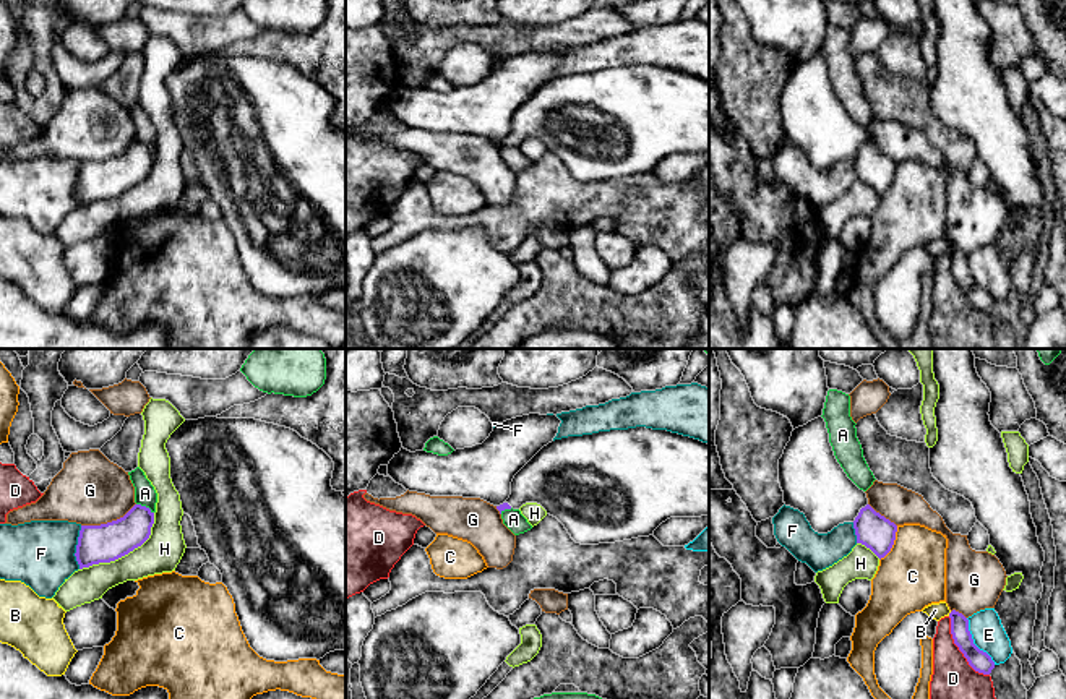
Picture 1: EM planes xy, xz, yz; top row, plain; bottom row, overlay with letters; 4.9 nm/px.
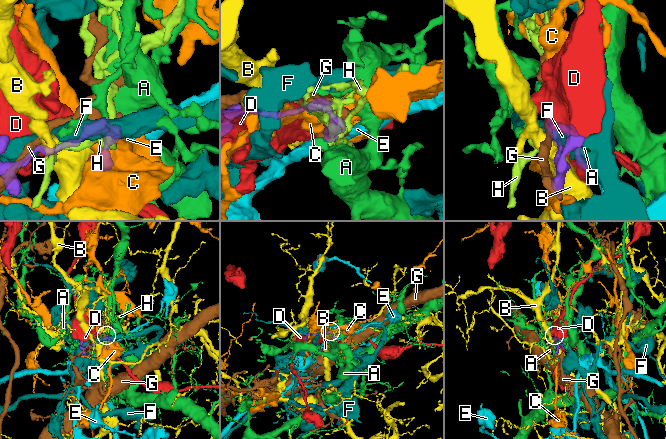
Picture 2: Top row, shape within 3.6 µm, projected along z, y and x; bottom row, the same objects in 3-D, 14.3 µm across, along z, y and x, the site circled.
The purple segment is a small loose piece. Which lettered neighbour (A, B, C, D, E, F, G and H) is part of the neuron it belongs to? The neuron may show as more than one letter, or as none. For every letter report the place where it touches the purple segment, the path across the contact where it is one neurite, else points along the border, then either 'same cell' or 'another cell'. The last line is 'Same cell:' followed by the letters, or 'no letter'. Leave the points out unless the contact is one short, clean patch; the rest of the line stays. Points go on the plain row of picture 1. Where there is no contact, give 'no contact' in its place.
A: contact xy (145, 143); another cell
B: contact yz (949, 250); another cell
C: contact yz (893, 180); another cell
D: contact yz (959, 286); another cell
E: contact yz (972, 279); another cell
F: contact xy (77, 184); another cell
G: contact xy (107, 159); another cell
H: contact xy (125, 190); another cell
Same cell: no letter

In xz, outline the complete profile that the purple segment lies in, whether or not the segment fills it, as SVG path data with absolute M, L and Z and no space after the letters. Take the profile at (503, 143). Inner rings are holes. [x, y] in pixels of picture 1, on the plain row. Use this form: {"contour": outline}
{"contour": "M646 63L555 76L544 83L514 112L509 135L496 146L501 151L505 146L519 146L526 139L540 141L581 182L649 174L670 154L709 152L709 81L667 66Z"}

